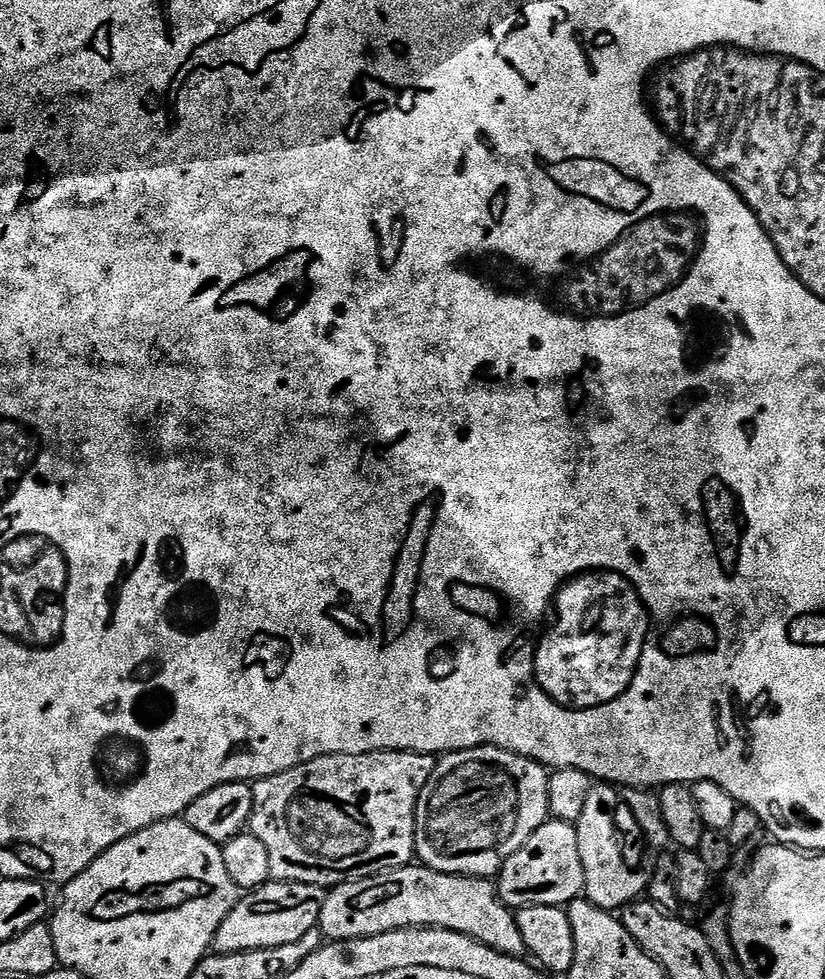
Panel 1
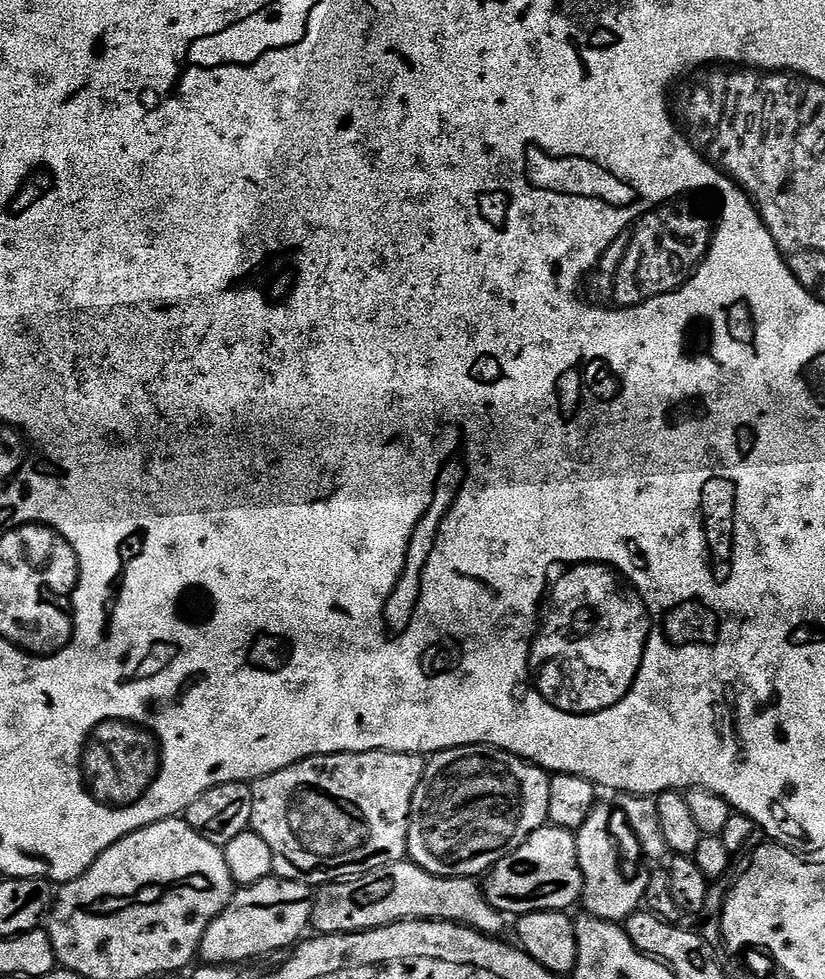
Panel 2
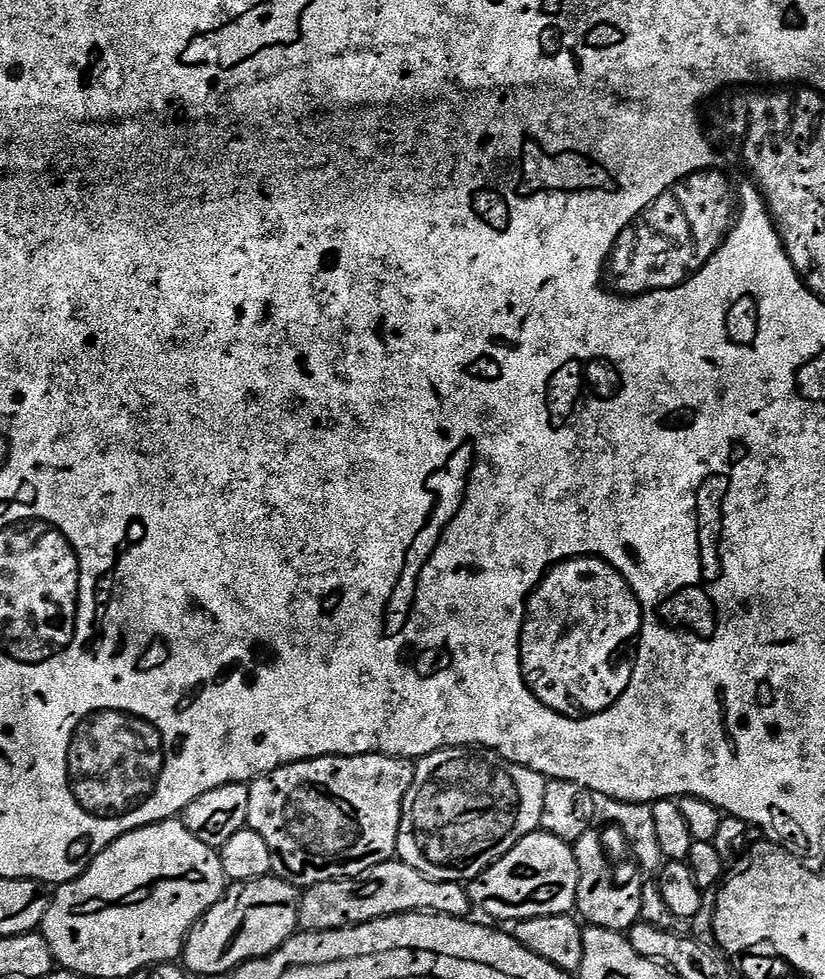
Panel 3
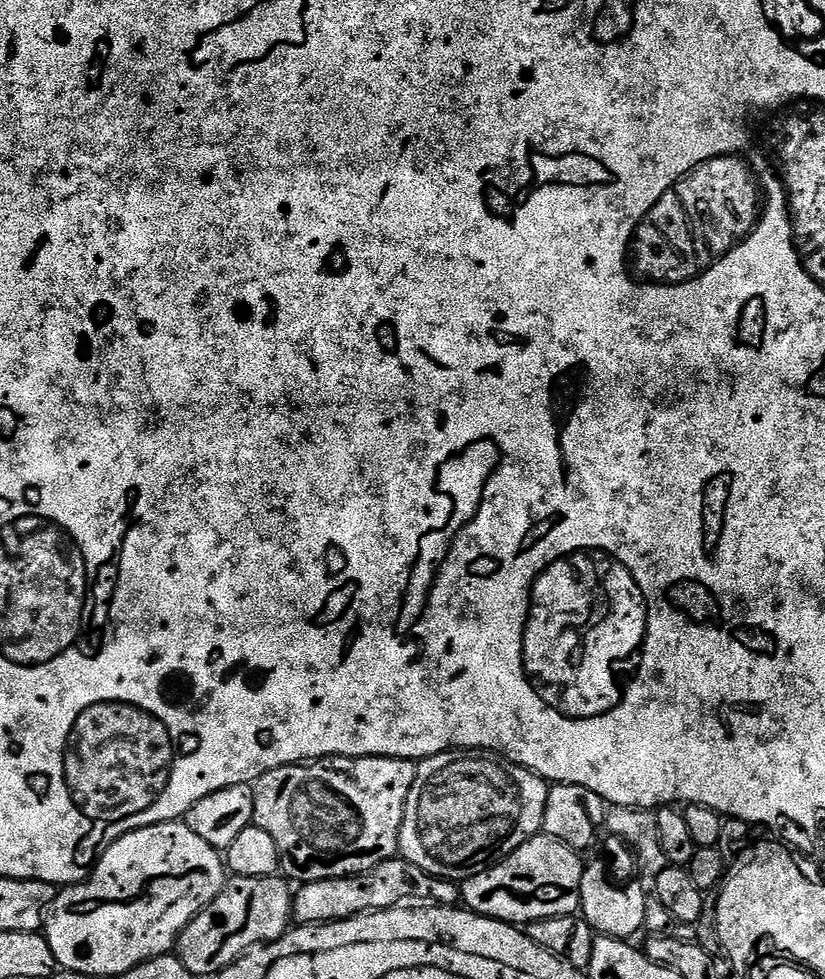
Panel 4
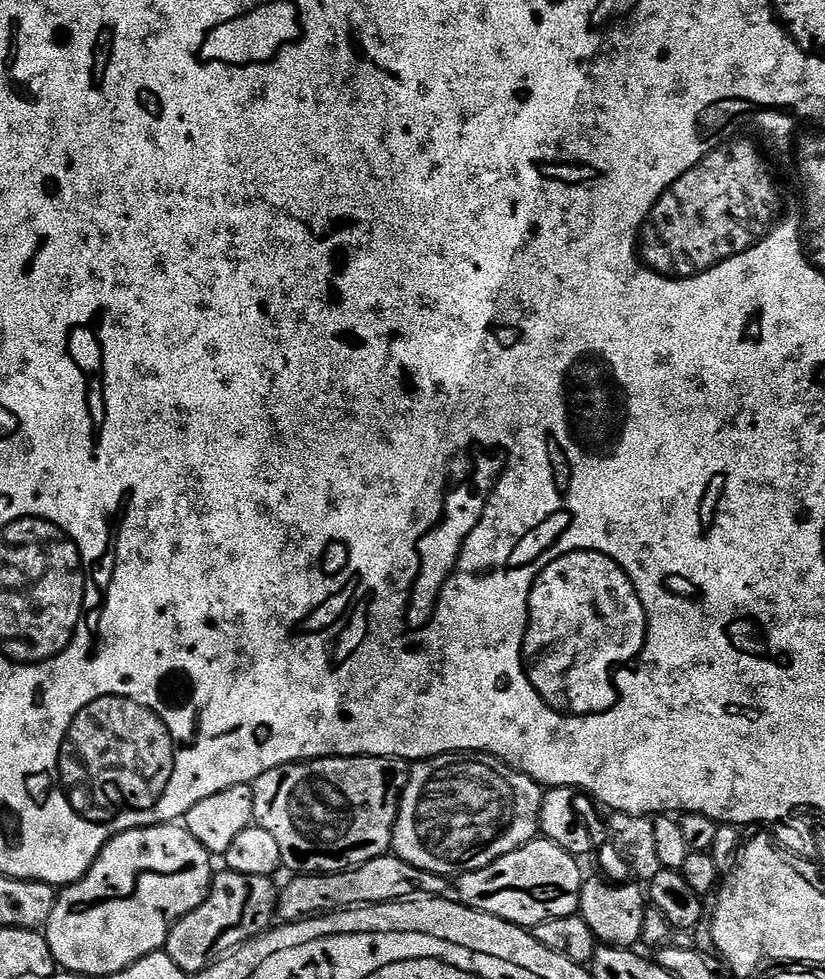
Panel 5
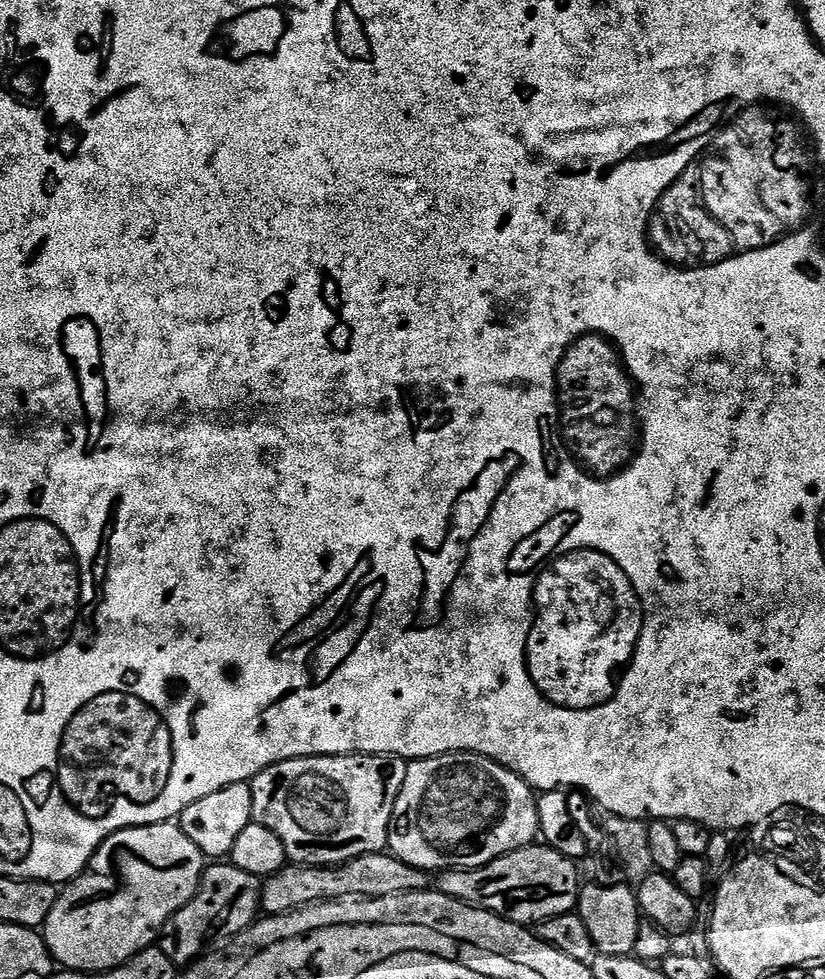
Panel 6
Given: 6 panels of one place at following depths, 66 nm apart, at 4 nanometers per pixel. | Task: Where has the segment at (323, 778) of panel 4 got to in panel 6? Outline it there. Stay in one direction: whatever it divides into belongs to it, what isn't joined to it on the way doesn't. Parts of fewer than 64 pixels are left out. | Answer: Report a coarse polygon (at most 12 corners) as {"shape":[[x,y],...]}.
{"shape":[[303,756],[251,780],[293,865],[388,847],[401,756]]}

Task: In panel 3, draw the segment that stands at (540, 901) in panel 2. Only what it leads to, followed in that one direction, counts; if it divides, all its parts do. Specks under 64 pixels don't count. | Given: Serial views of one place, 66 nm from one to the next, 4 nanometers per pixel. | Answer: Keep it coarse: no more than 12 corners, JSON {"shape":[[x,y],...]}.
{"shape":[[543,830],[478,878],[468,902],[496,920],[566,916],[580,867]]}

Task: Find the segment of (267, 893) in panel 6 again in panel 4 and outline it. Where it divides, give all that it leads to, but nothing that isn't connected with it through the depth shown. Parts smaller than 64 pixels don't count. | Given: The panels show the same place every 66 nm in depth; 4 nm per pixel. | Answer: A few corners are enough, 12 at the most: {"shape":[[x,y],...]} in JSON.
{"shape":[[403,858],[358,876],[301,884],[297,925],[416,902],[452,906],[460,889]]}

